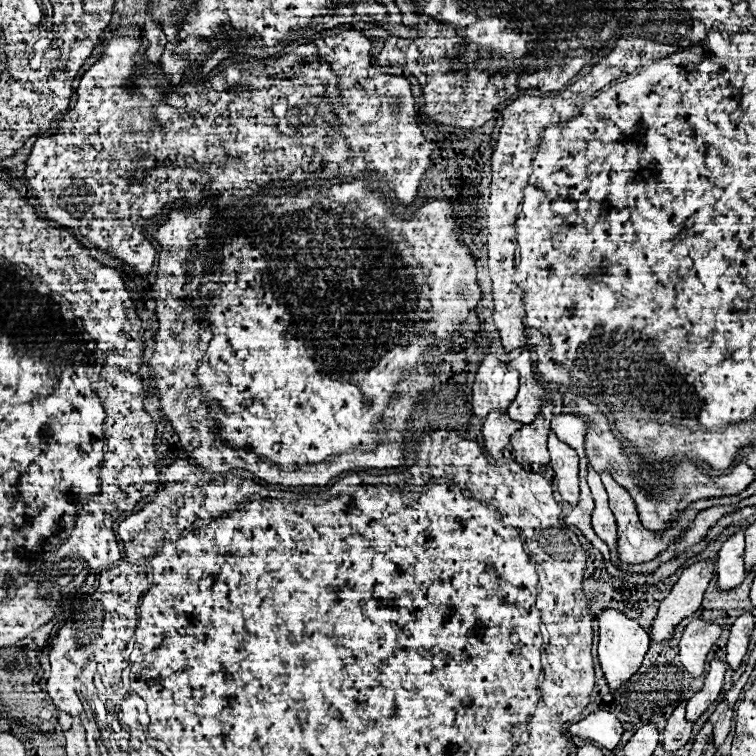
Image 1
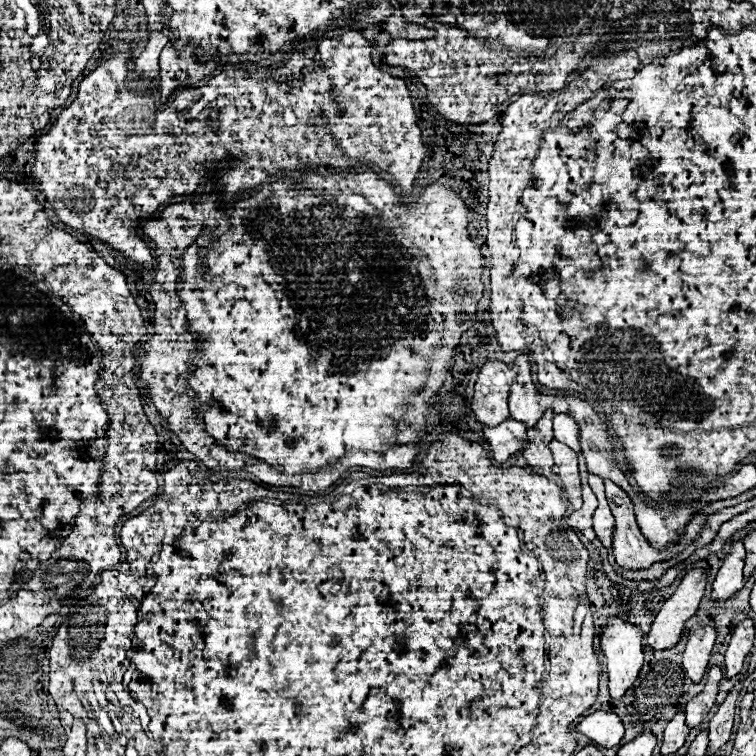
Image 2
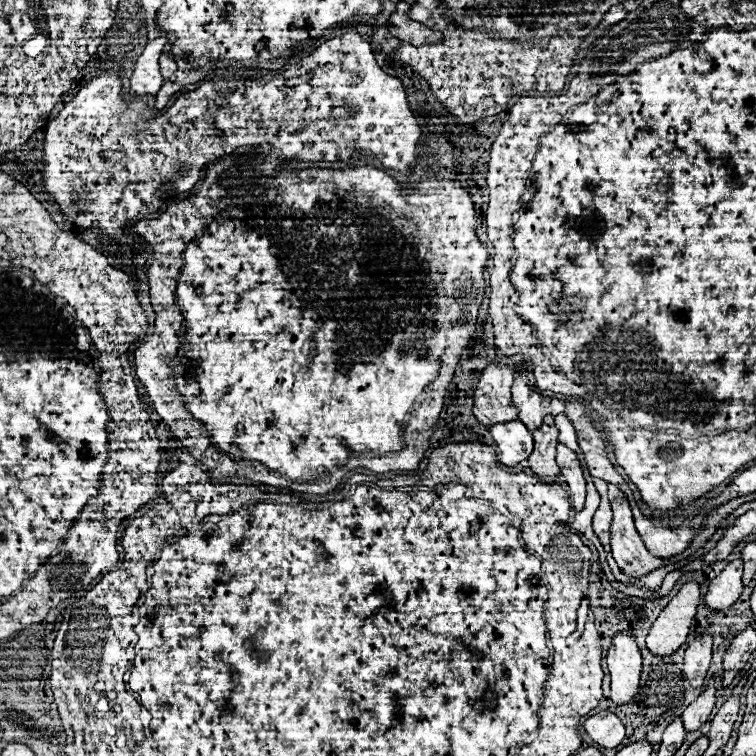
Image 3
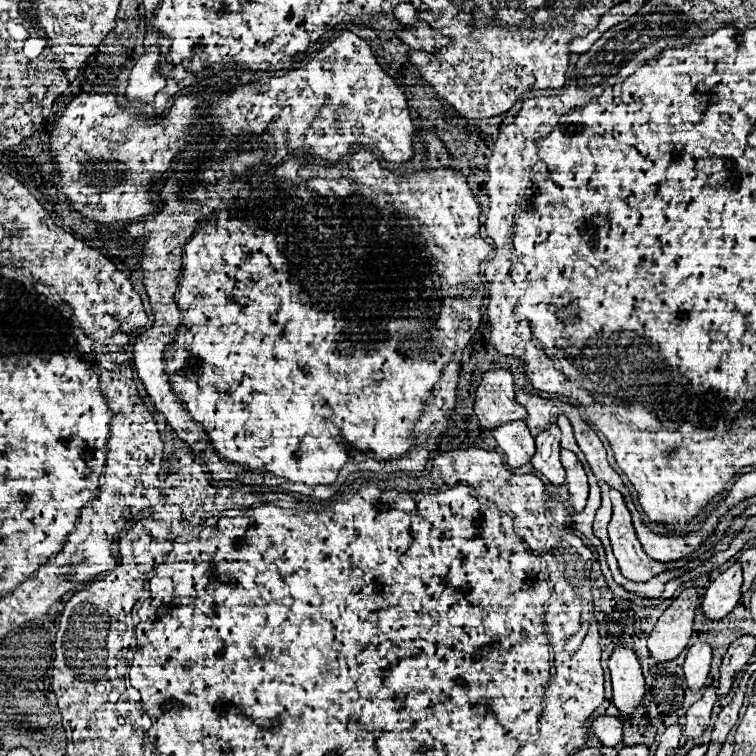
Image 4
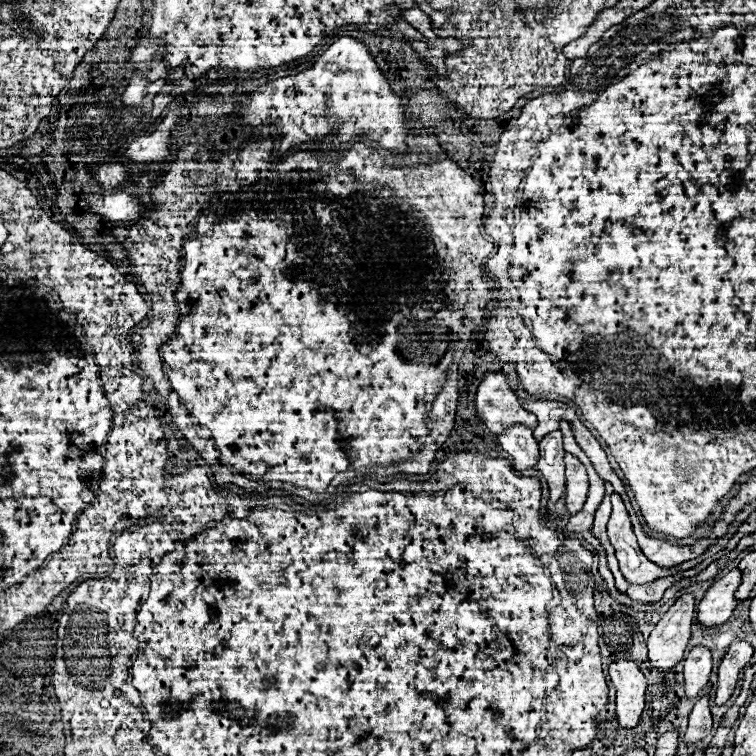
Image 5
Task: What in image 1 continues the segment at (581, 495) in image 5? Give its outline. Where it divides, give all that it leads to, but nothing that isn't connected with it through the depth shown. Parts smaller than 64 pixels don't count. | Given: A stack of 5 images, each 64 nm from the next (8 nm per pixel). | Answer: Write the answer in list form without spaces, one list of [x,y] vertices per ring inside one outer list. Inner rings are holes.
[[[552,430],[548,434],[548,452],[558,492],[570,506],[578,504],[578,454],[560,442]]]

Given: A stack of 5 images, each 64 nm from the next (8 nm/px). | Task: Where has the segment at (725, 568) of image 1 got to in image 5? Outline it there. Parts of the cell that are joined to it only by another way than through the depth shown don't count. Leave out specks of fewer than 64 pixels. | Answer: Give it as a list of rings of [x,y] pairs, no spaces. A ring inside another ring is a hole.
[[[734,568],[706,590],[704,598],[698,604],[698,620],[704,628],[720,626],[732,616],[736,608],[734,592],[738,590],[740,582],[742,582],[742,574],[738,568]]]

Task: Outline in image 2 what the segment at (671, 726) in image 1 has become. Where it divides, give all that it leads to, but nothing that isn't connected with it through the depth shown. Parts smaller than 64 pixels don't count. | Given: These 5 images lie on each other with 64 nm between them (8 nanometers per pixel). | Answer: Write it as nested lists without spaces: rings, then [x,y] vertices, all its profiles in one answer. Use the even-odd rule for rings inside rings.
[[[678,712],[666,726],[664,730],[664,738],[662,738],[662,754],[674,754],[680,746],[684,746],[686,738],[688,738],[690,728],[684,722],[684,712]]]

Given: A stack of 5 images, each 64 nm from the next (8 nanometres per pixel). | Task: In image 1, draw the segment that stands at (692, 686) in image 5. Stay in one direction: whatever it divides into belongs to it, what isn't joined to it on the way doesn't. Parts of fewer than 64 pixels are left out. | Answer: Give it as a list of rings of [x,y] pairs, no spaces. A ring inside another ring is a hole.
[[[692,620],[680,638],[680,660],[692,676],[704,672],[706,656],[720,638],[720,626],[708,620]]]

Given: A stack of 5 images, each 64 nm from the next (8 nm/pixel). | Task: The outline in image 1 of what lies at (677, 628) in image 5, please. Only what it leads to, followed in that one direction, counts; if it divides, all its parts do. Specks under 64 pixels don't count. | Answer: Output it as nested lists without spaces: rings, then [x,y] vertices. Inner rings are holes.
[[[702,560],[696,564],[690,564],[682,570],[678,582],[672,586],[668,598],[660,602],[658,616],[652,624],[650,638],[654,642],[662,642],[672,638],[674,628],[688,616],[692,616],[702,602],[702,596],[708,588],[708,582],[714,574],[714,562]]]

